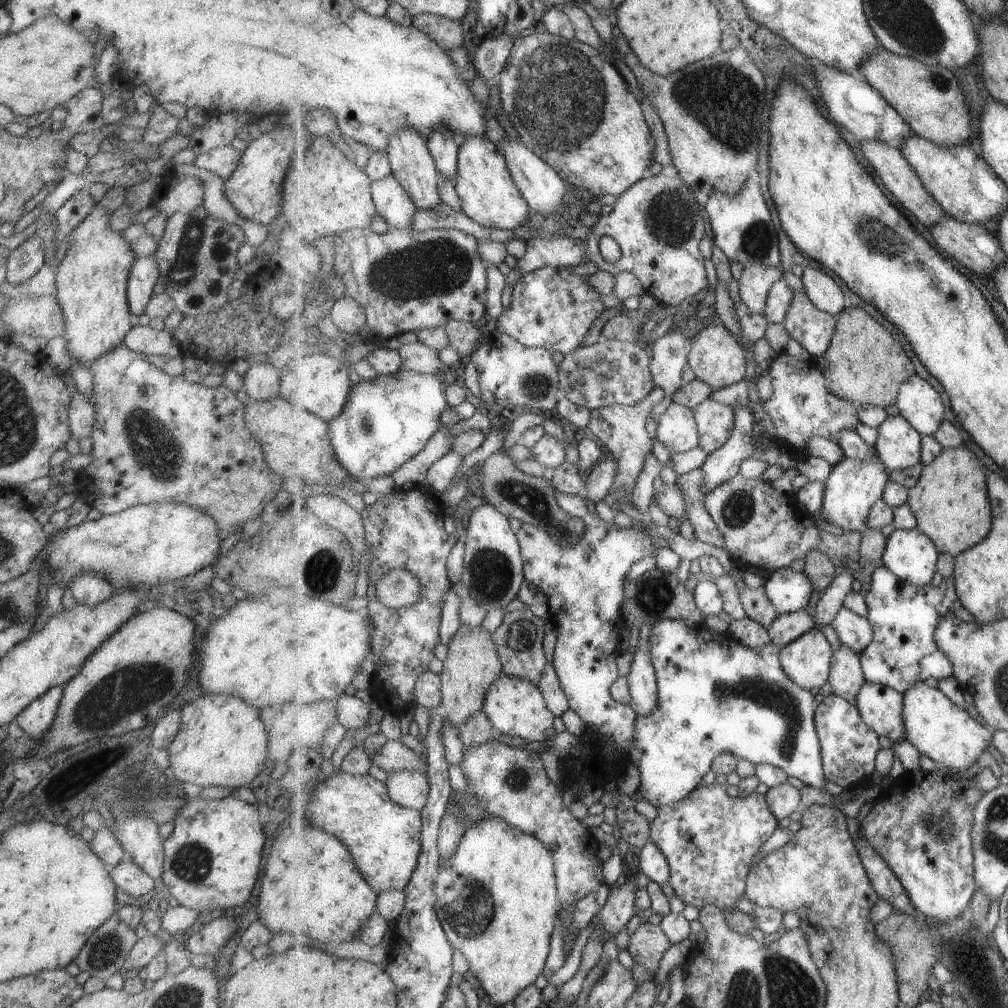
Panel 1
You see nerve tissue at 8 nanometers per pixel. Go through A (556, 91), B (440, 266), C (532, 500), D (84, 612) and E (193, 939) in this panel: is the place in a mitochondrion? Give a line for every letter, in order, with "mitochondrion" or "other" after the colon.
A: mitochondrion
B: mitochondrion
C: mitochondrion
D: other
E: other

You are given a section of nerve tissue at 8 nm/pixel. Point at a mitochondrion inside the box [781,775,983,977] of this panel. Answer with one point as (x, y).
(941, 831)

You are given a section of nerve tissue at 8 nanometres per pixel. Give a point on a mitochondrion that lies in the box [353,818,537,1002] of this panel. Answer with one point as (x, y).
(471, 917)

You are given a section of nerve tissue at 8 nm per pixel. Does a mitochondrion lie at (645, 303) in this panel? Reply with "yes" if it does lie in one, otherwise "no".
no

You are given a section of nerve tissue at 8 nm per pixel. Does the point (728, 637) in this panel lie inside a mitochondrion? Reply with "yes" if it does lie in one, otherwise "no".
no

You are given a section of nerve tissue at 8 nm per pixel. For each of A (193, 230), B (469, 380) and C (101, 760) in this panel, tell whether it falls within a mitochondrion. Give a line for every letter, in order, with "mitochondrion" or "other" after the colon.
A: mitochondrion
B: other
C: other

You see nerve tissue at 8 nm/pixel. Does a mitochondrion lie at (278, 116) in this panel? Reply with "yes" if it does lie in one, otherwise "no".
no

